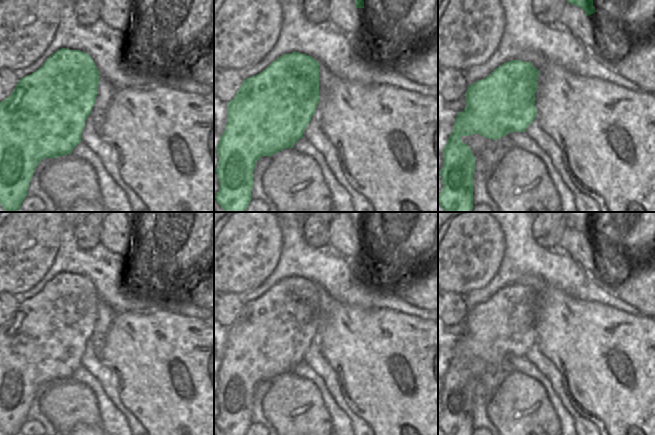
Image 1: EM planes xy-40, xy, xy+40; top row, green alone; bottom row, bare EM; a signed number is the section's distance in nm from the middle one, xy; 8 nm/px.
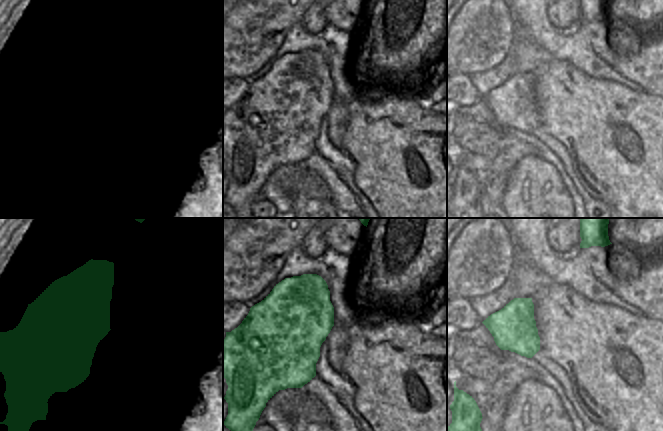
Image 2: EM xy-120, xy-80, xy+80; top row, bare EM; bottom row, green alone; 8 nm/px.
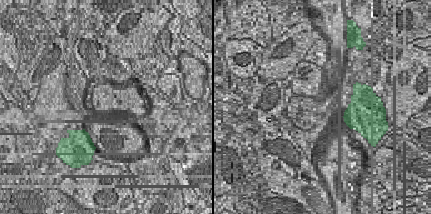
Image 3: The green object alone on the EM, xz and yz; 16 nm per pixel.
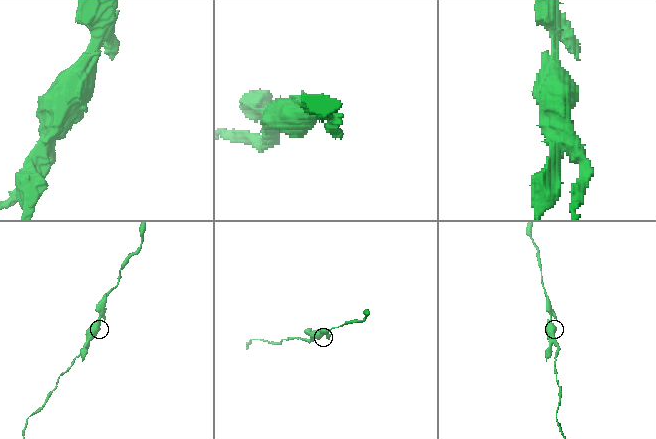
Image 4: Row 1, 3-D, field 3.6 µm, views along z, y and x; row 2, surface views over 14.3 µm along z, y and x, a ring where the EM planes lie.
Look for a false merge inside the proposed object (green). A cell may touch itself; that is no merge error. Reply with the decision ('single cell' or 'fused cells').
fused cells

